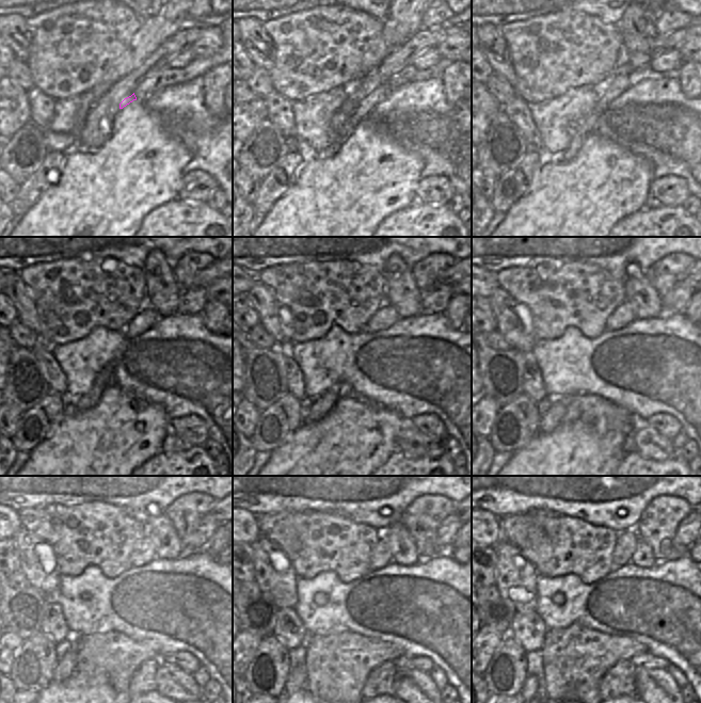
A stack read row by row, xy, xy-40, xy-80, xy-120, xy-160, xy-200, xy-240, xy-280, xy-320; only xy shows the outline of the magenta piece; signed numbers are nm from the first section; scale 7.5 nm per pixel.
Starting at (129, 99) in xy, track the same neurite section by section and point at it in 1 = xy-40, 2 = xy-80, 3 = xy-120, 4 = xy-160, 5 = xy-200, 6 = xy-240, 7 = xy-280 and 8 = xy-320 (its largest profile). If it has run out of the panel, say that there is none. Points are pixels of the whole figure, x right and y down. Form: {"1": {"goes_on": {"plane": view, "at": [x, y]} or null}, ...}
{"1": {"goes_on": {"plane": "xy-40", "at": [368, 102]}}, "2": {"goes_on": {"plane": "xy-80", "at": [621, 82]}}, "3": {"goes_on": {"plane": "xy-120", "at": [147, 317]}}, "4": {"goes_on": {"plane": "xy-160", "at": [386, 316]}}, "5": {"goes_on": {"plane": "xy-200", "at": [624, 314]}}, "6": {"goes_on": {"plane": "xy-240", "at": [144, 552]}}, "7": {"goes_on": {"plane": "xy-280", "at": [381, 555]}}, "8": {"goes_on": {"plane": "xy-320", "at": [625, 545]}}}

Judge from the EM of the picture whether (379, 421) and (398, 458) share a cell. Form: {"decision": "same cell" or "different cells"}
{"decision": "different cells"}

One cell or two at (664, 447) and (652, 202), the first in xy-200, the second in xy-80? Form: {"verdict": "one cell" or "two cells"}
{"verdict": "one cell"}

